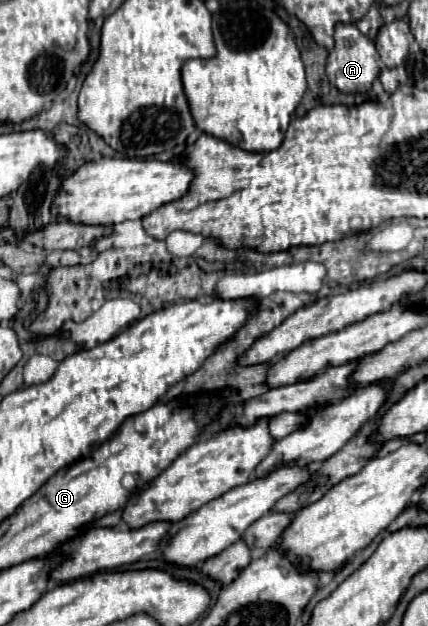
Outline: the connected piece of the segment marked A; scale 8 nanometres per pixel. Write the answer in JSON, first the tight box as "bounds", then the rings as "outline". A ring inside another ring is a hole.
{"bounds":[327,23,379,93],"outline":[[[339,23],[339,25],[335,25],[335,47],[329,51],[327,77],[331,79],[333,85],[339,87],[339,91],[353,93],[353,91],[369,89],[373,79],[379,75],[379,67],[377,67],[375,59],[377,59],[377,51],[375,51],[373,43],[369,39],[365,39],[363,33],[359,33],[359,29],[353,23]],[[347,41],[351,43],[349,49],[343,47]]]}

